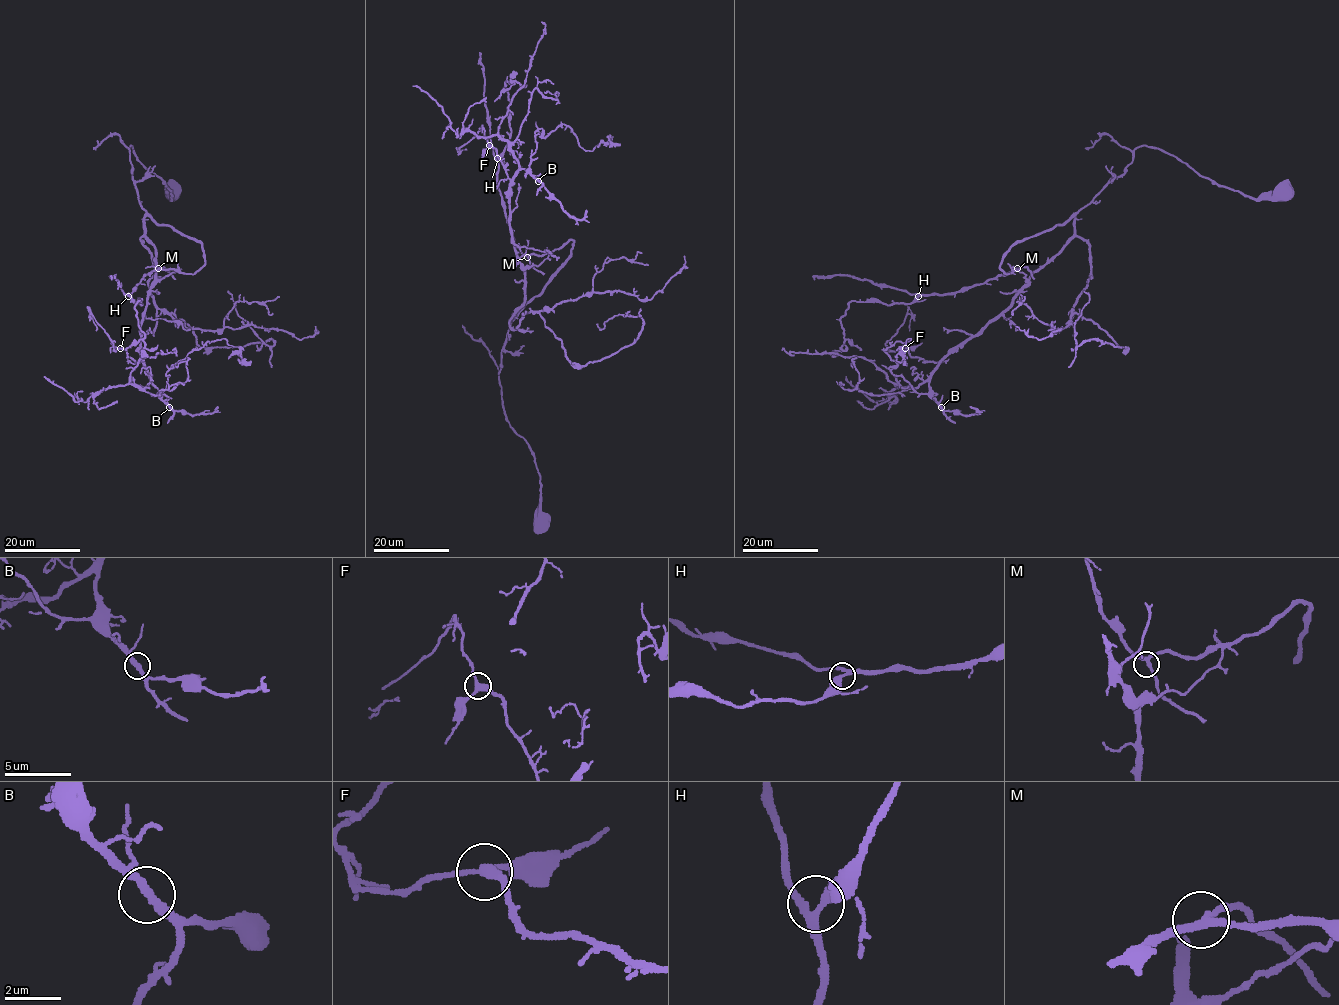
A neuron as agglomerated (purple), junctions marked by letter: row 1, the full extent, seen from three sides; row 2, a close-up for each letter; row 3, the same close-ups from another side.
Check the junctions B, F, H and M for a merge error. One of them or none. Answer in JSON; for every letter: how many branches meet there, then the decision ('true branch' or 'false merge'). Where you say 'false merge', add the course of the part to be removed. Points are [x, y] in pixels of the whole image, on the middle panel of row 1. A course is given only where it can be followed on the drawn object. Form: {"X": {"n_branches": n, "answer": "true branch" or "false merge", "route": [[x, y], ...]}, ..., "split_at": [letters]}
{"B": {"n_branches": 3, "answer": "true branch"}, "F": {"n_branches": 3, "answer": "true branch"}, "H": {"n_branches": 3, "answer": "true branch"}, "M": {"n_branches": 3, "answer": "true branch"}, "split_at": []}

